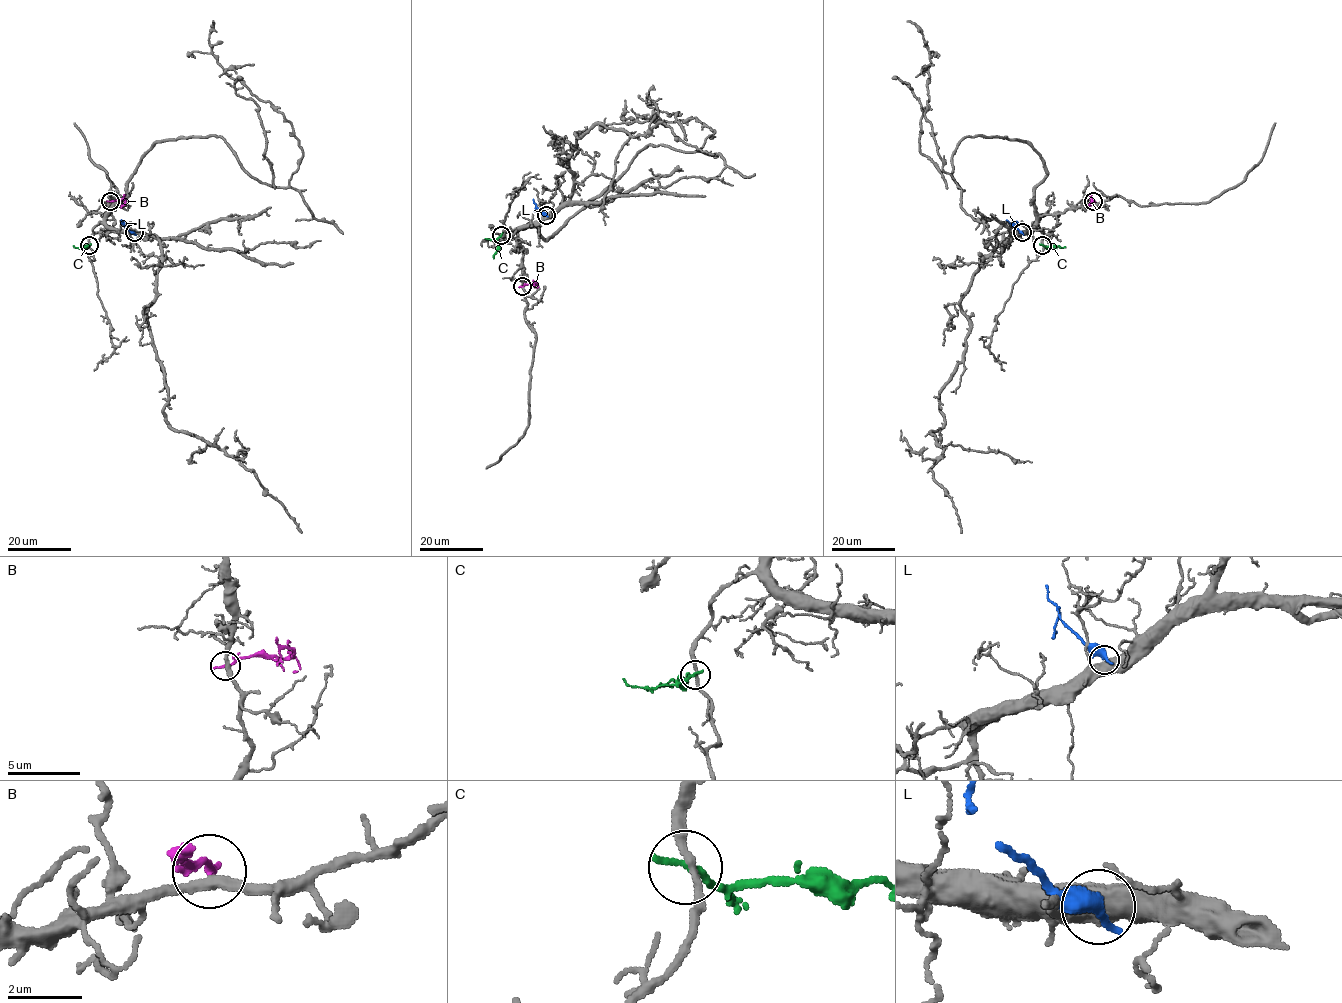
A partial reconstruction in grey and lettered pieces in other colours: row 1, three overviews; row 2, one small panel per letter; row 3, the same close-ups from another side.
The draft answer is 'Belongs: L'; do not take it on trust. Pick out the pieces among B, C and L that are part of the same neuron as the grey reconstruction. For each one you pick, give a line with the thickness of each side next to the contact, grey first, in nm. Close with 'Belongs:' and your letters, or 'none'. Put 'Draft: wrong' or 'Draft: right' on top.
Draft: wrong
Belongs: none

